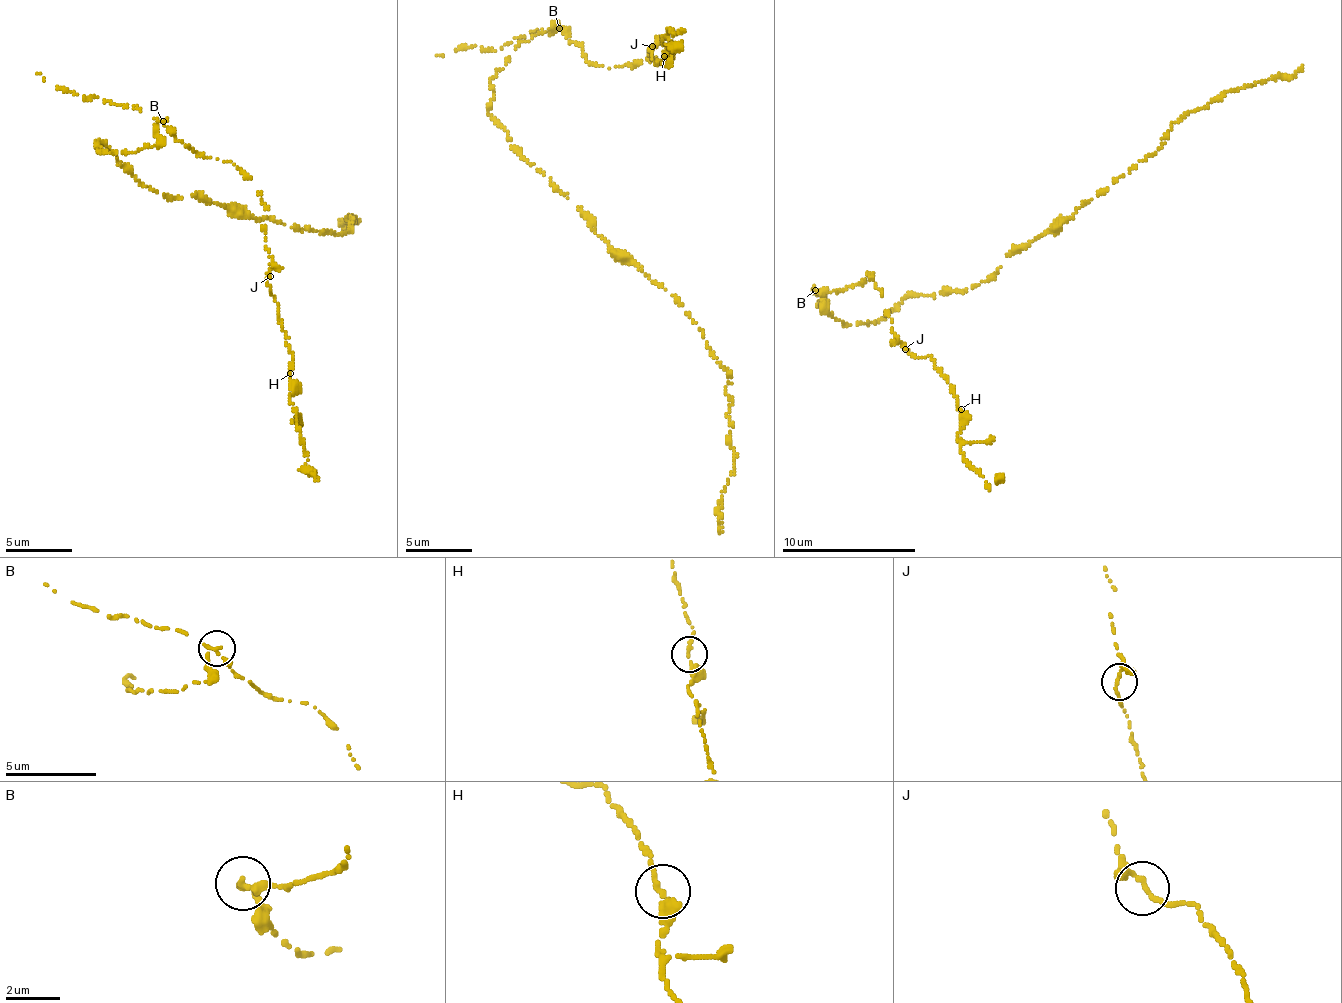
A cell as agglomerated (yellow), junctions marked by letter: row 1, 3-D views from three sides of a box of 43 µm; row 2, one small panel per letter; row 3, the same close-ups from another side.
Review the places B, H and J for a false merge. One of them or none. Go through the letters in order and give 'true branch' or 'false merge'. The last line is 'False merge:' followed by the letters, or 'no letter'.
B: false merge
H: true branch
J: true branch
False merge: B

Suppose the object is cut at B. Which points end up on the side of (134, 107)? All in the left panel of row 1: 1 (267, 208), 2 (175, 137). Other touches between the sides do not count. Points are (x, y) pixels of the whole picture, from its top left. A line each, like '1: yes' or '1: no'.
1: yes
2: yes

